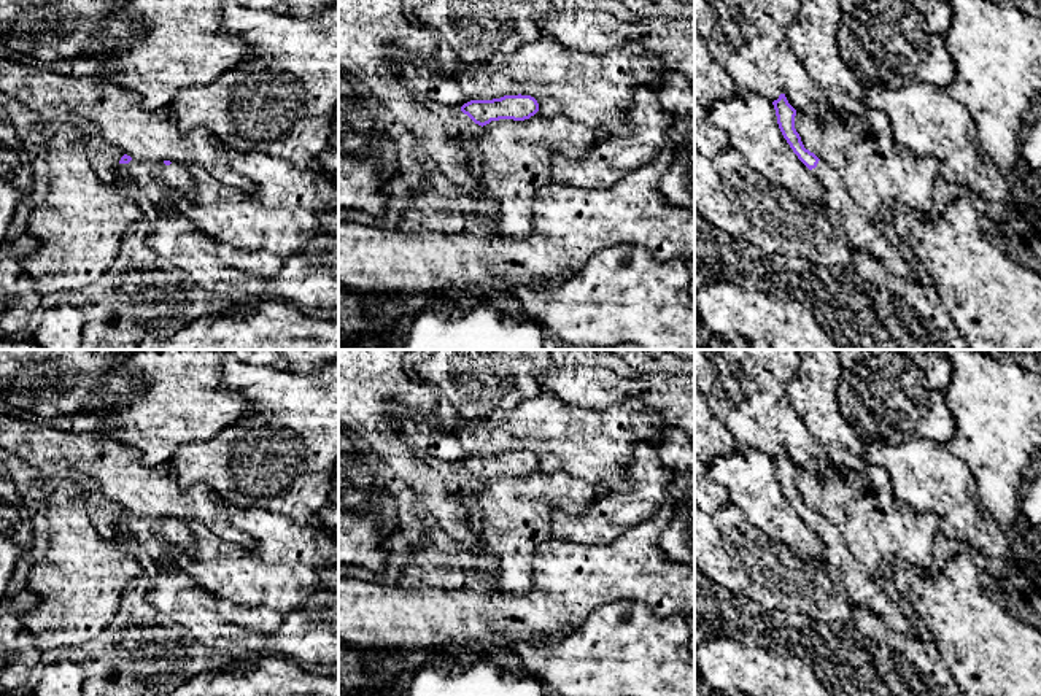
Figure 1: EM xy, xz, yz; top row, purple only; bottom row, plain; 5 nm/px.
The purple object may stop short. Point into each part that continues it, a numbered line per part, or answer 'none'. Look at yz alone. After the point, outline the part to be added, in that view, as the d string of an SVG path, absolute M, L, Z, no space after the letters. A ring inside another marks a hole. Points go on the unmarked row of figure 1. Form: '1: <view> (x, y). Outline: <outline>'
1: yz (854, 585). Outline: M822 515L811 528L825 545L825 570L838 594L849 605L865 605L892 631L912 637L917 636L903 612L888 599L882 585L869 577L849 551L838 528Z

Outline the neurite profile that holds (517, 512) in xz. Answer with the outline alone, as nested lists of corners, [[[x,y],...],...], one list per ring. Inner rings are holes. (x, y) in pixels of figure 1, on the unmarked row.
[[[540,467],[524,477],[483,481],[472,501],[482,515],[482,547],[501,563],[496,572],[486,574],[494,586],[512,594],[529,591],[536,551],[551,537],[553,512],[580,515],[598,494],[599,488],[586,480]]]

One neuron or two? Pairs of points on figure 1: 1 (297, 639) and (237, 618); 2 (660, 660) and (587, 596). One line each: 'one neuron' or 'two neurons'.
1: two neurons
2: two neurons

